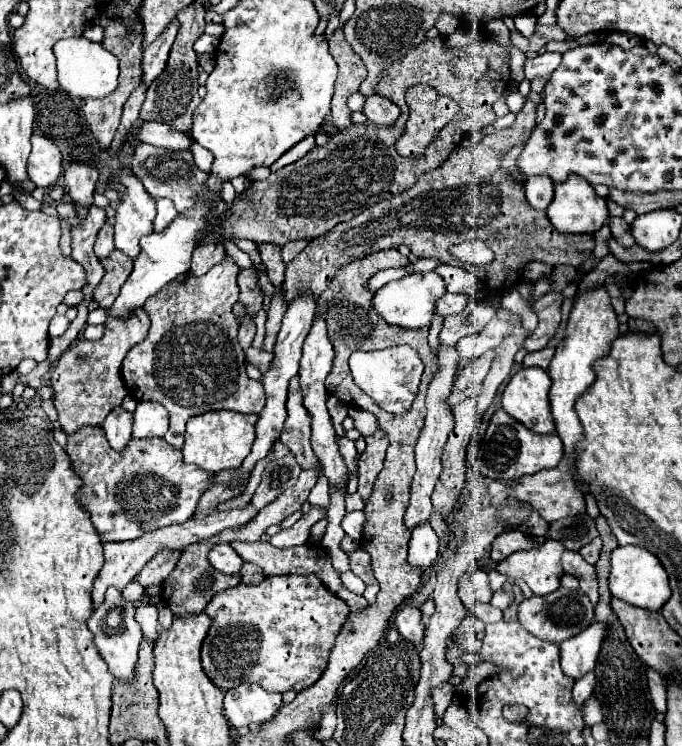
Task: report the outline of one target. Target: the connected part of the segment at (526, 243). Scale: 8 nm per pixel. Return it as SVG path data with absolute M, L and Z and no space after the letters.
M526 99L510 127L486 135L470 149L458 147L440 167L422 173L420 179L404 193L394 199L380 201L356 215L352 221L336 225L328 235L312 239L306 249L286 265L286 303L302 291L310 291L318 297L328 287L328 279L332 279L332 275L346 263L398 245L408 245L418 257L434 257L442 263L474 271L472 263L458 261L450 249L462 241L478 239L494 253L494 261L482 267L482 275L488 287L498 291L514 287L528 261L537 260L553 267L580 267L584 255L594 249L594 235L568 235L556 231L544 211L530 207L522 183L502 171L502 157L512 147L524 145L534 125L536 105Z

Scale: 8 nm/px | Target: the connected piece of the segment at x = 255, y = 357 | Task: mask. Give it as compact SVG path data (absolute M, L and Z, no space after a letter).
M248 347L248 349L246 349L246 359L248 359L248 363L256 365L262 373L266 373L266 371L270 369L270 363L272 363L274 355L272 355L272 353L266 353L266 351L262 351L262 349Z

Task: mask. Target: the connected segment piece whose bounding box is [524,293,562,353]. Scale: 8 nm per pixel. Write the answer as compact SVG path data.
M546 293L534 301L532 309L538 315L538 327L524 343L526 351L532 353L544 349L546 343L554 337L560 325L560 305L562 305L562 293Z

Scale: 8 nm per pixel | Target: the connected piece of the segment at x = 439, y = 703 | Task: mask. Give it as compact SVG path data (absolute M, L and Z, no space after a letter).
M442 683L442 685L438 685L438 687L434 687L434 689L432 689L434 711L436 711L436 715L438 715L438 717L442 717L442 715L444 715L446 707L448 707L448 705L450 705L450 701L452 701L452 695L454 695L454 685L450 685L450 683Z

